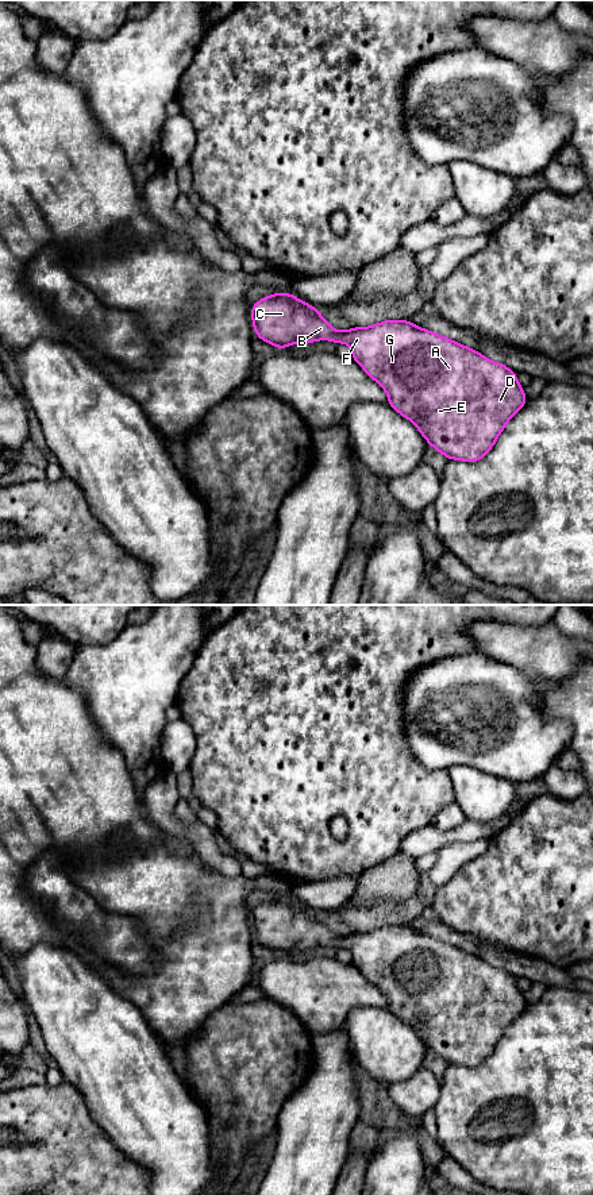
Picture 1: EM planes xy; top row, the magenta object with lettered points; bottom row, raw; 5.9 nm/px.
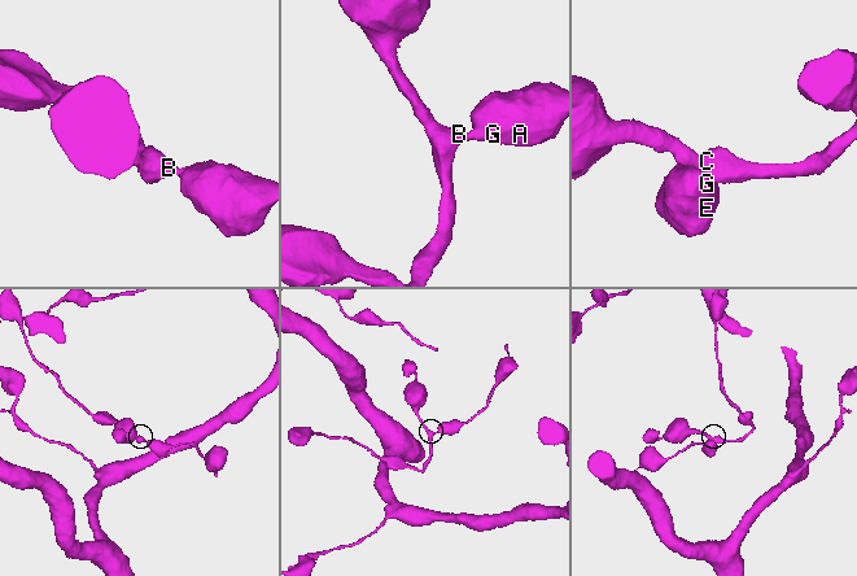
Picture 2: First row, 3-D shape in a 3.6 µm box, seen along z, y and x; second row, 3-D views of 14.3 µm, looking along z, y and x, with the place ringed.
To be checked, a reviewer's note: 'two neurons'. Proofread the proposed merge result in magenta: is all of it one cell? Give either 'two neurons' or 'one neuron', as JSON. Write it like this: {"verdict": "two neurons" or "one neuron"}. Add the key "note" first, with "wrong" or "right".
{"note": "wrong", "verdict": "one neuron"}

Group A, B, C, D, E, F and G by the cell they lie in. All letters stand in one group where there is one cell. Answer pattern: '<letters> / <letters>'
A B C D E F G

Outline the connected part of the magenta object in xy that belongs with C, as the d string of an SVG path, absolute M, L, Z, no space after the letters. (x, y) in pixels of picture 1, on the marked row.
M272 293L251 307L257 336L273 347L319 340L346 343L355 361L388 394L388 404L412 421L426 442L448 460L478 462L496 444L508 421L525 405L524 388L508 366L408 320L334 329L321 312L292 293Z

